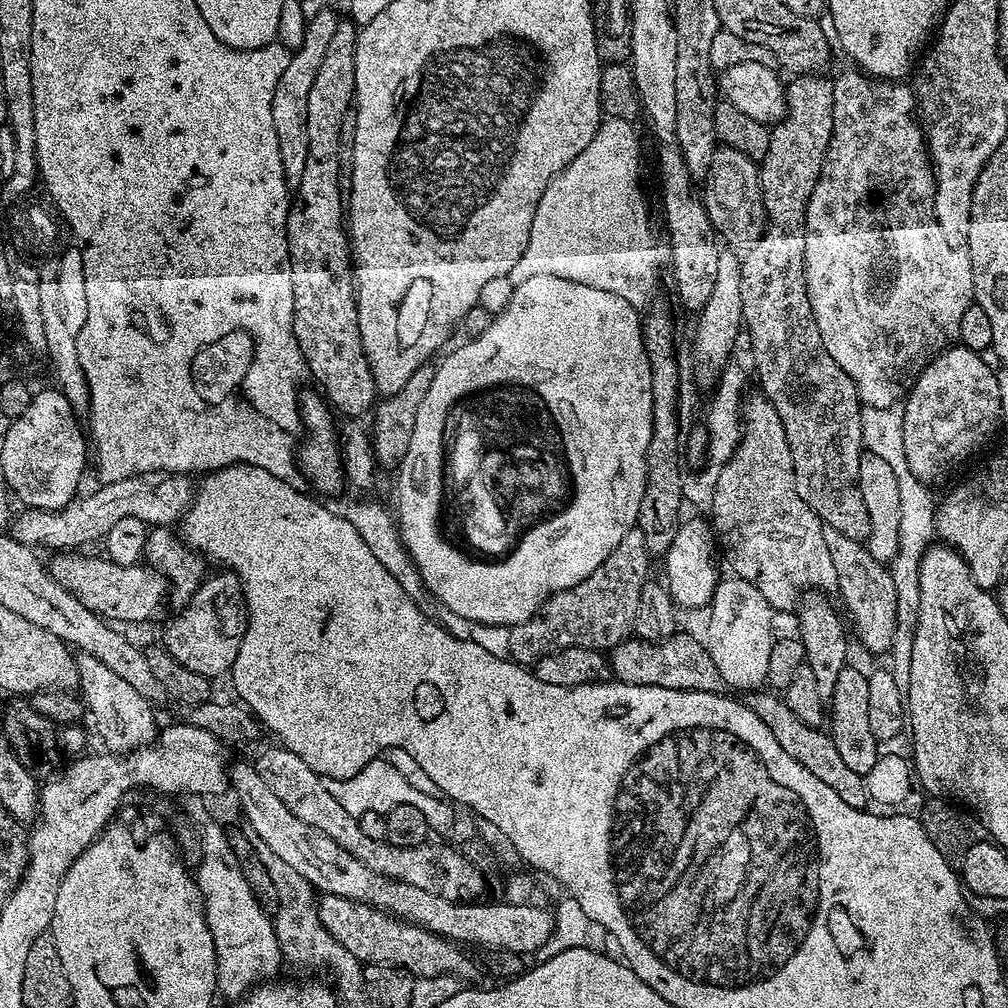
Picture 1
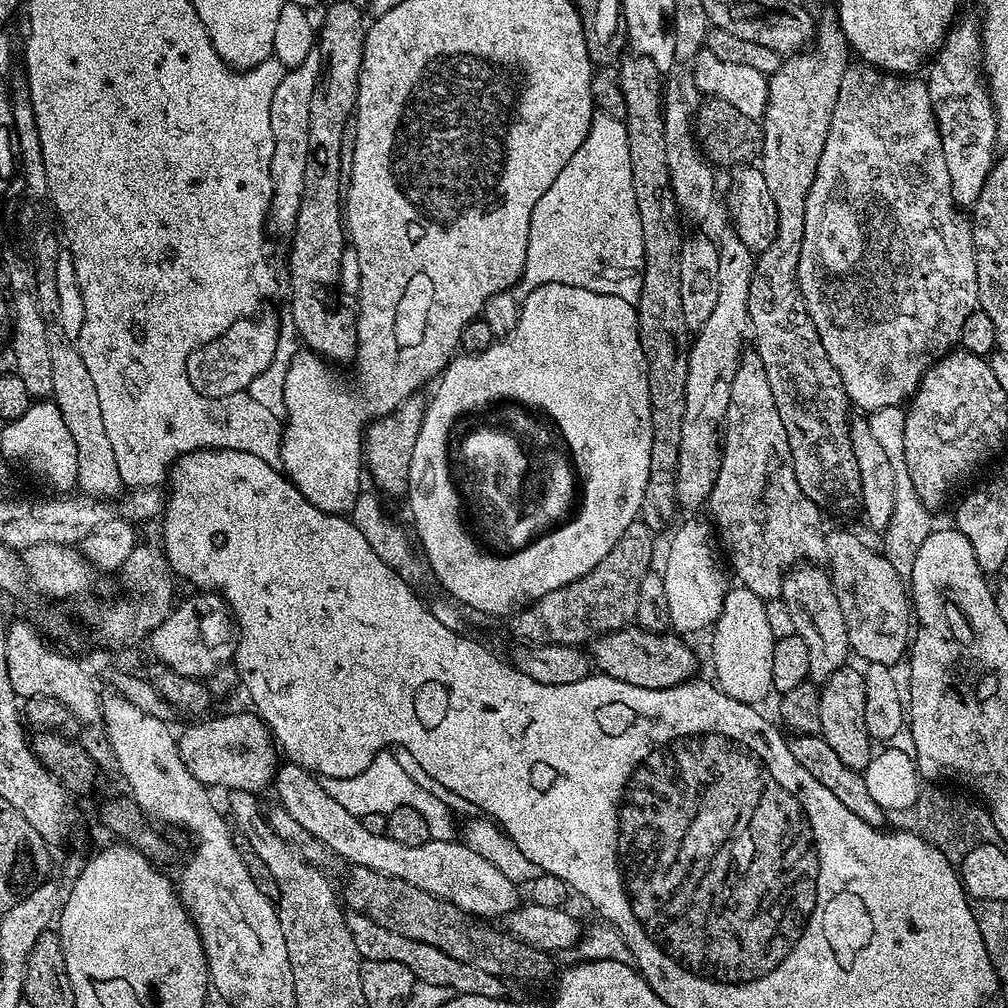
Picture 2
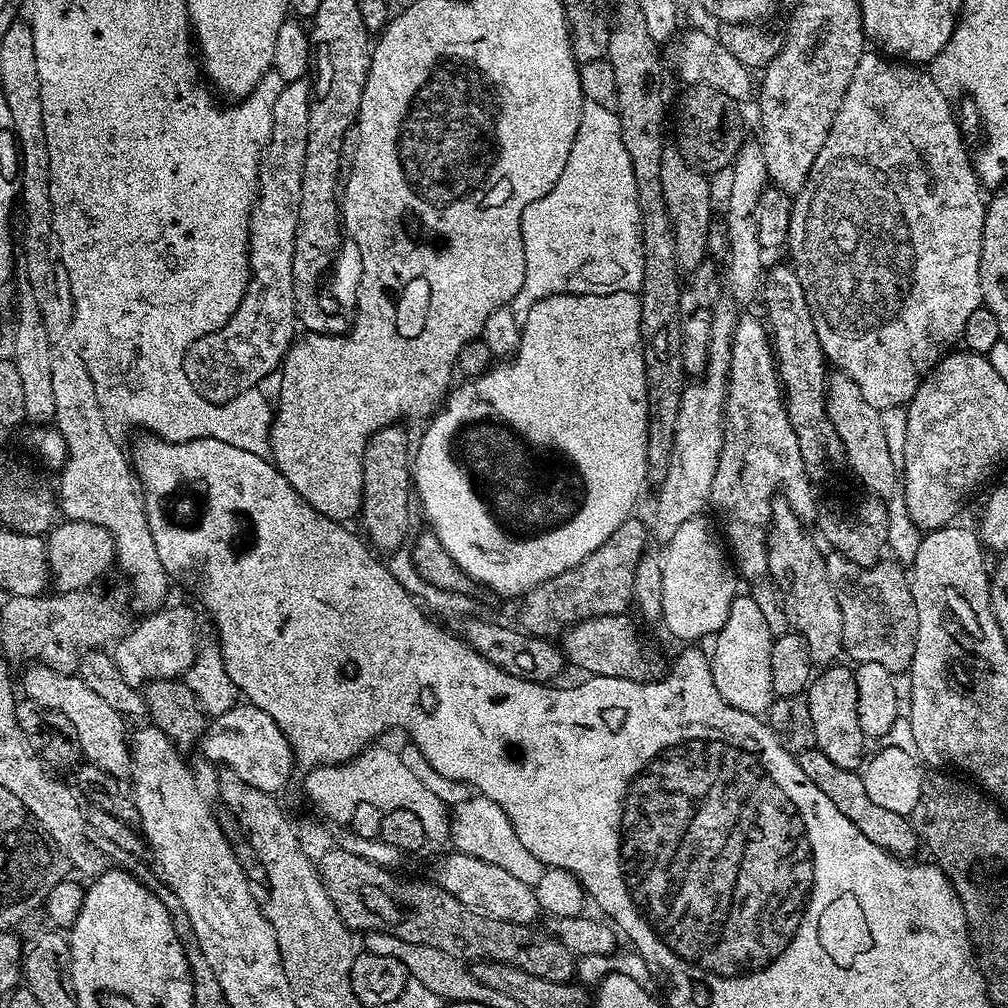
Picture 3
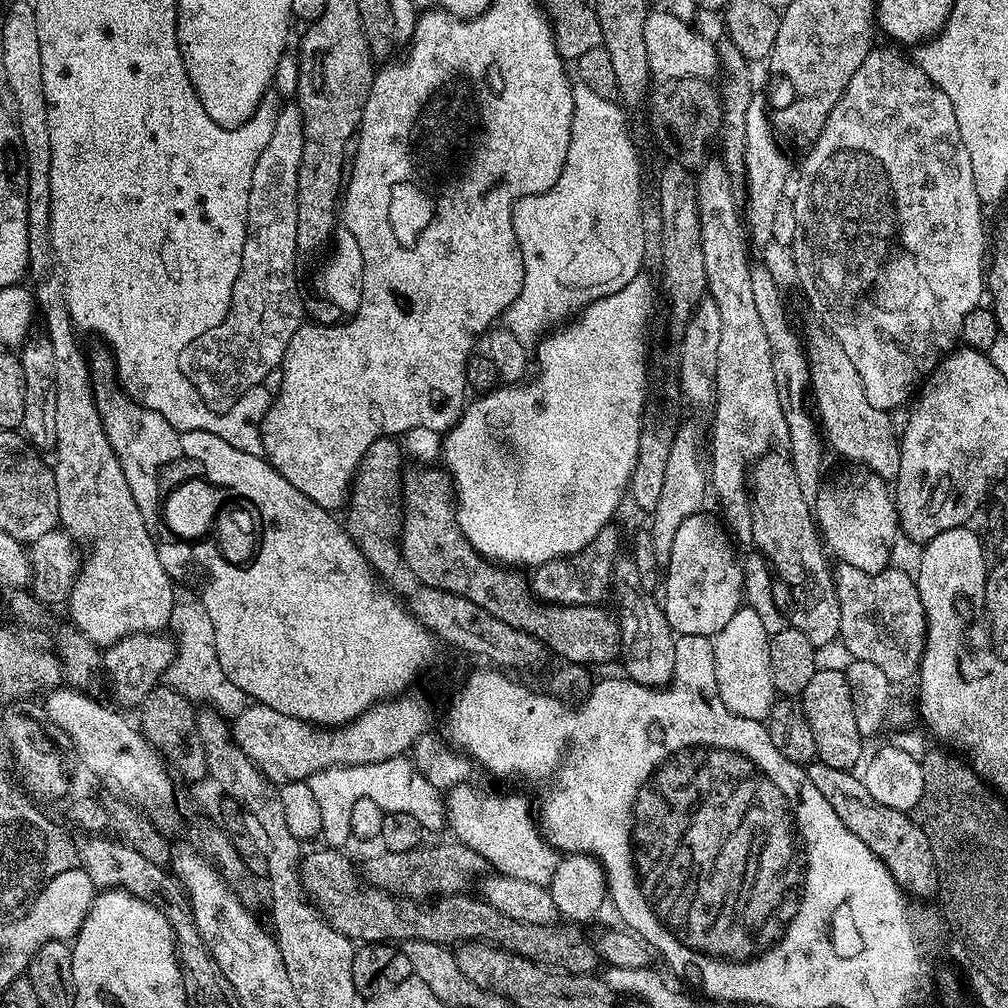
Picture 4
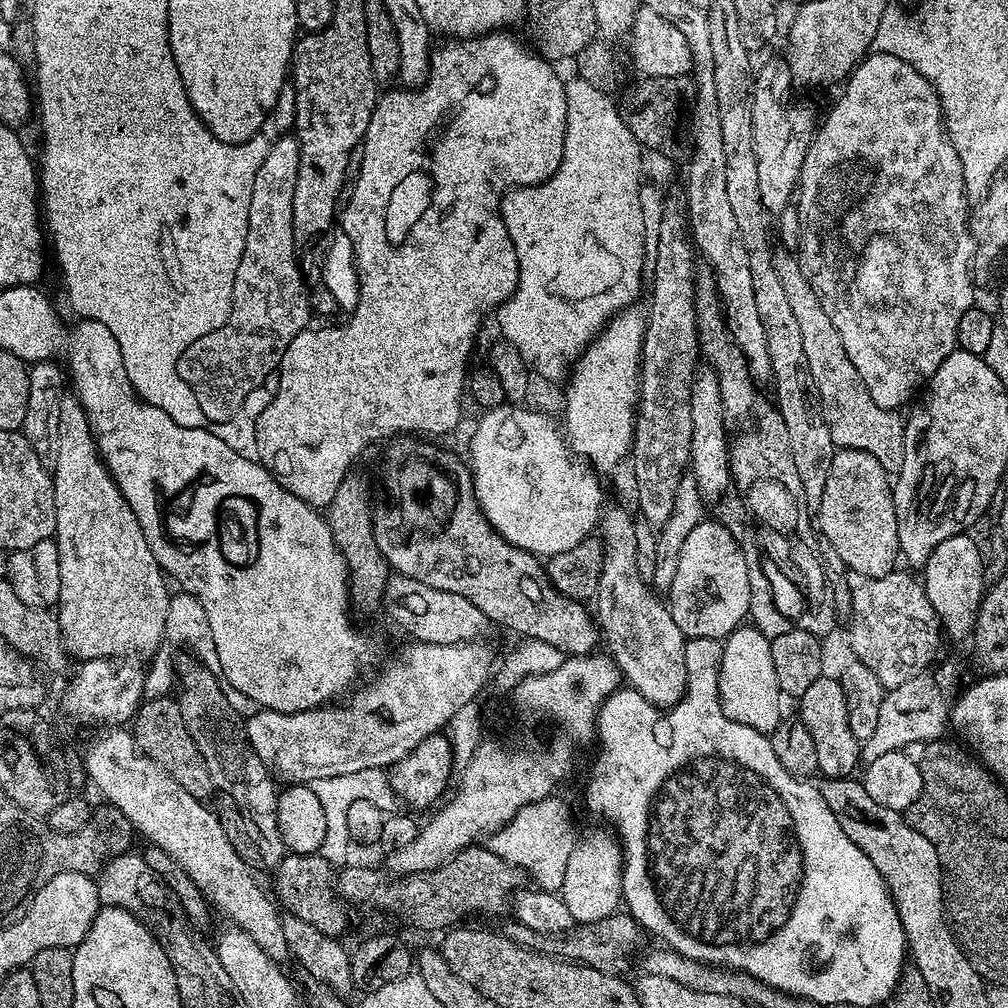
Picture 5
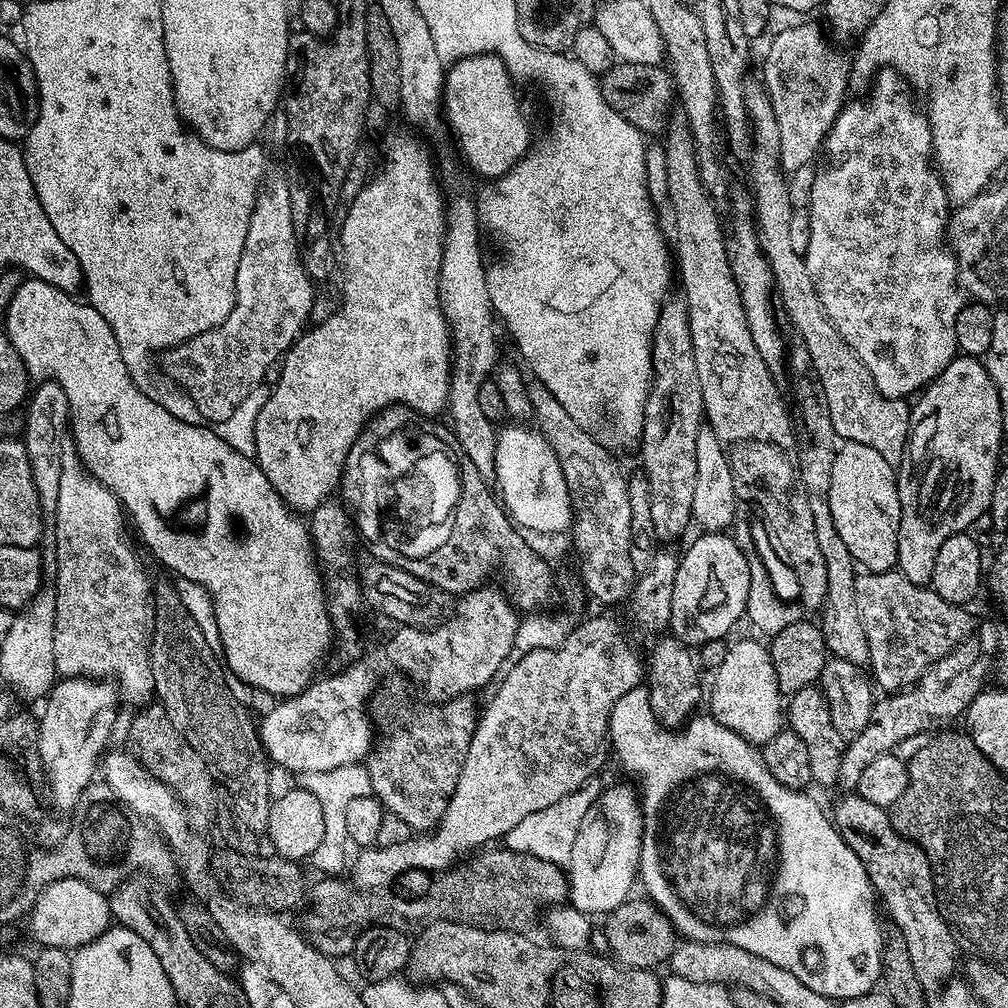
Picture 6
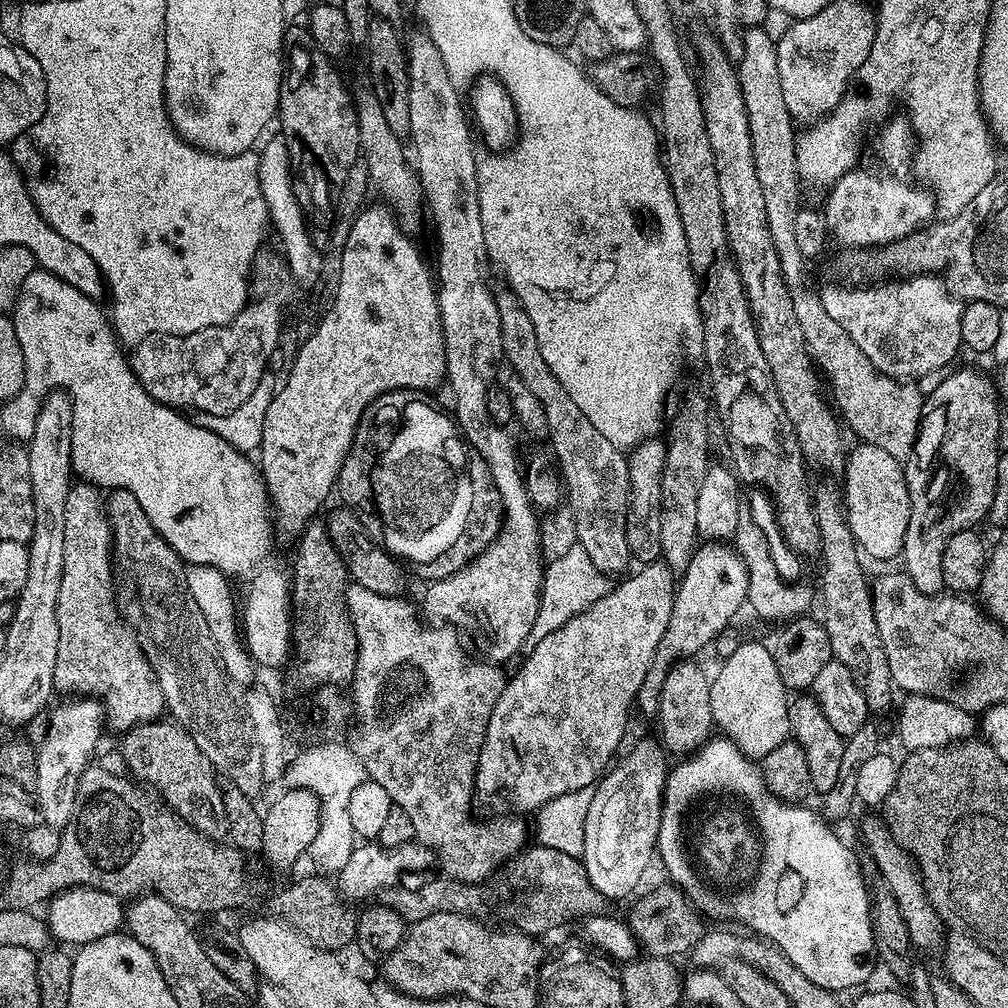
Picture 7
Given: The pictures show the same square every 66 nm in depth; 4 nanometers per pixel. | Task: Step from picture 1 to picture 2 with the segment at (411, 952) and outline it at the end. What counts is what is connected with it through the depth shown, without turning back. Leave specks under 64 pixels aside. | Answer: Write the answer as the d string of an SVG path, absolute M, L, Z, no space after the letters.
M352 912L347 917L350 938L354 938L354 946L358 950L361 961L365 960L393 960L402 962L402 966L410 966L416 975L417 981L430 986L446 986L453 993L465 996L466 994L482 994L483 996L505 995L505 981L494 974L486 974L486 970L478 970L470 962L458 962L458 958L450 958L438 946L430 946L426 942L418 942L414 938L402 938L402 934L394 934L394 930L386 930L378 926L370 917L360 912Z

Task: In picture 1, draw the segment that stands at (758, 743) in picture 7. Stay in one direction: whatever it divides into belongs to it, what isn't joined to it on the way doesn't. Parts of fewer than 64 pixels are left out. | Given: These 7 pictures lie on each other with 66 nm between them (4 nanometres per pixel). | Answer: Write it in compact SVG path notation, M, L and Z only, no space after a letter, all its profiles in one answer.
M739 578L721 579L713 592L708 613L706 643L718 674L730 689L756 690L767 681L772 649L770 618L773 609L750 582Z

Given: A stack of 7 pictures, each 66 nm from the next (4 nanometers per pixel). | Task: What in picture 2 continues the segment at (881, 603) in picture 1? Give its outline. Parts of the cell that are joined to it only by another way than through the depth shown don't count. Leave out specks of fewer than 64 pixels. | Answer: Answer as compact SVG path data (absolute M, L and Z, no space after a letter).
M829 531L824 541L826 564L846 618L849 649L868 664L896 666L900 659L901 663L914 632L914 609L905 577L898 574L887 556L867 548L852 532Z

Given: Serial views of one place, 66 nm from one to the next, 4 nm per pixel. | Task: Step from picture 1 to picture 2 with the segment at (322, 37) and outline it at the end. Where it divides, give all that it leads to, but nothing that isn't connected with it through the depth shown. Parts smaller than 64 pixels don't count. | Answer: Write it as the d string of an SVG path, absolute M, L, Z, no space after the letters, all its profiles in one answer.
M312 51L297 68L287 69L274 90L274 99L270 102L270 126L274 130L274 158L270 158L270 178L272 179L272 209L268 212L270 228L273 233L284 238L291 237L296 229L298 210L302 206L304 187L306 186L306 162L310 150L310 102L322 83L322 56L319 51Z

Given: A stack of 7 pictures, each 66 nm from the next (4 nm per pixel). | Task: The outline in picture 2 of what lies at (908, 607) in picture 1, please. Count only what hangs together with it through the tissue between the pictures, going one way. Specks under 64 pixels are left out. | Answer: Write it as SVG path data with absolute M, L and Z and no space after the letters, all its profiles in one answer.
M899 404L894 406L882 406L877 412L871 413L867 417L868 429L874 434L874 438L878 438L878 442L884 450L886 456L890 458L890 462L894 466L896 473L894 474L894 514L890 516L888 527L882 534L884 539L883 555L888 557L890 563L898 570L898 574L905 578L911 577L912 567L914 566L914 558L918 558L918 550L922 546L922 542L926 542L926 538L934 531L934 523L932 524L933 509L926 507L922 502L922 498L918 496L918 490L914 490L914 482L908 473L906 466L906 450L904 449L904 431L906 430L906 412Z

